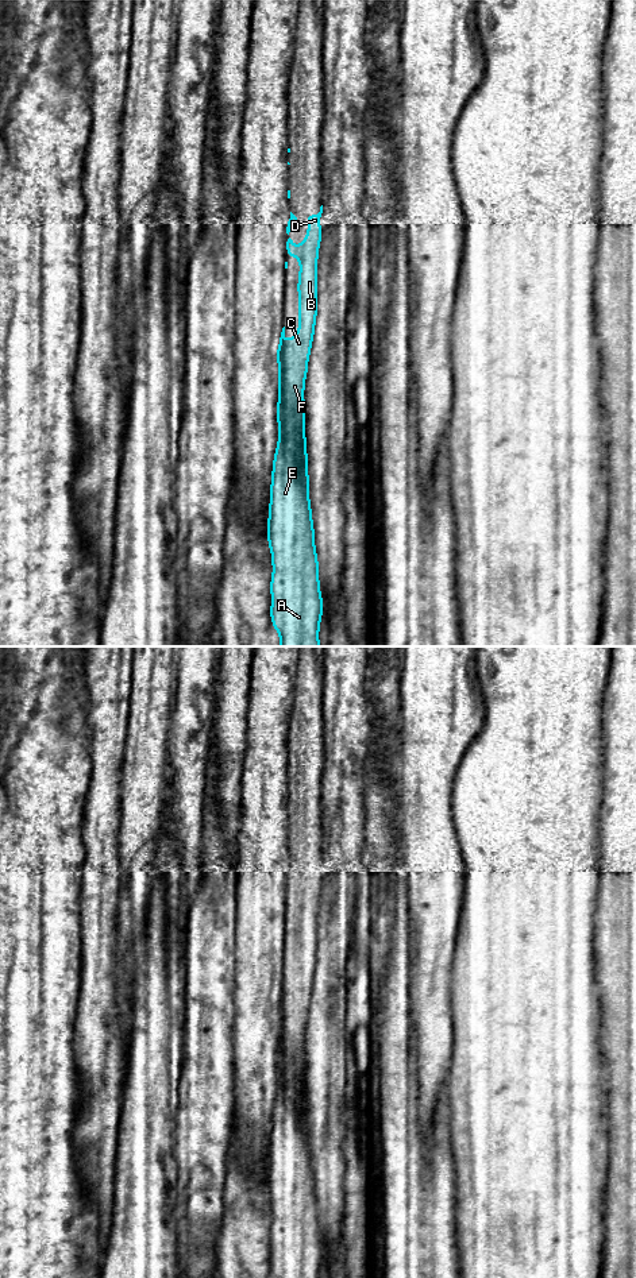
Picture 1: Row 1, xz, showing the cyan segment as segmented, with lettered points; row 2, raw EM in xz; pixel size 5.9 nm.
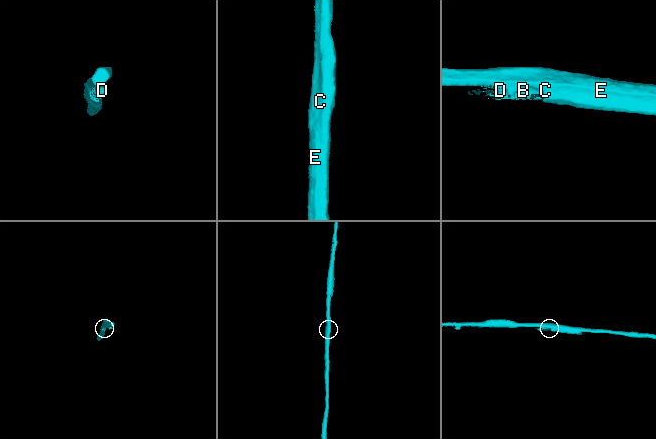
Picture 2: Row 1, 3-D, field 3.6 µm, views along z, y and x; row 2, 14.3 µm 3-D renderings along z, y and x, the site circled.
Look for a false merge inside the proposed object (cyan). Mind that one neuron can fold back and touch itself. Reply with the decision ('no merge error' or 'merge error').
merge error

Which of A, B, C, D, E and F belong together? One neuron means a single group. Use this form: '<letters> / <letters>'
A B C D E / F

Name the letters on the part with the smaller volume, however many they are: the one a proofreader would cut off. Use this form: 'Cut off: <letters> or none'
Cut off: F

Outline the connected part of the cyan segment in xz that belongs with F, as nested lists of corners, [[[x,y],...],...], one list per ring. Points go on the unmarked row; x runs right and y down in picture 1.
[[[290,1008],[286,1009],[282,1019],[278,1022],[284,1043],[282,1046],[289,1050],[292,1088],[300,1092],[302,1086],[302,1076],[305,1073],[305,1049],[304,1036],[308,1020],[308,1009]]]

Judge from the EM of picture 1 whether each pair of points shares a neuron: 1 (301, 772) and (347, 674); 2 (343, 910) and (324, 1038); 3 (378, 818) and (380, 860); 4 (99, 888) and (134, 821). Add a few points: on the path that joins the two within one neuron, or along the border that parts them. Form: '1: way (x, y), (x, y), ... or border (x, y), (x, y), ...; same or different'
1: border (323, 692), (323, 757); different
2: way (334, 942), (326, 1006); same
3: way (380, 829), (380, 849); same
4: border (122, 819), (118, 836), (119, 883); different

